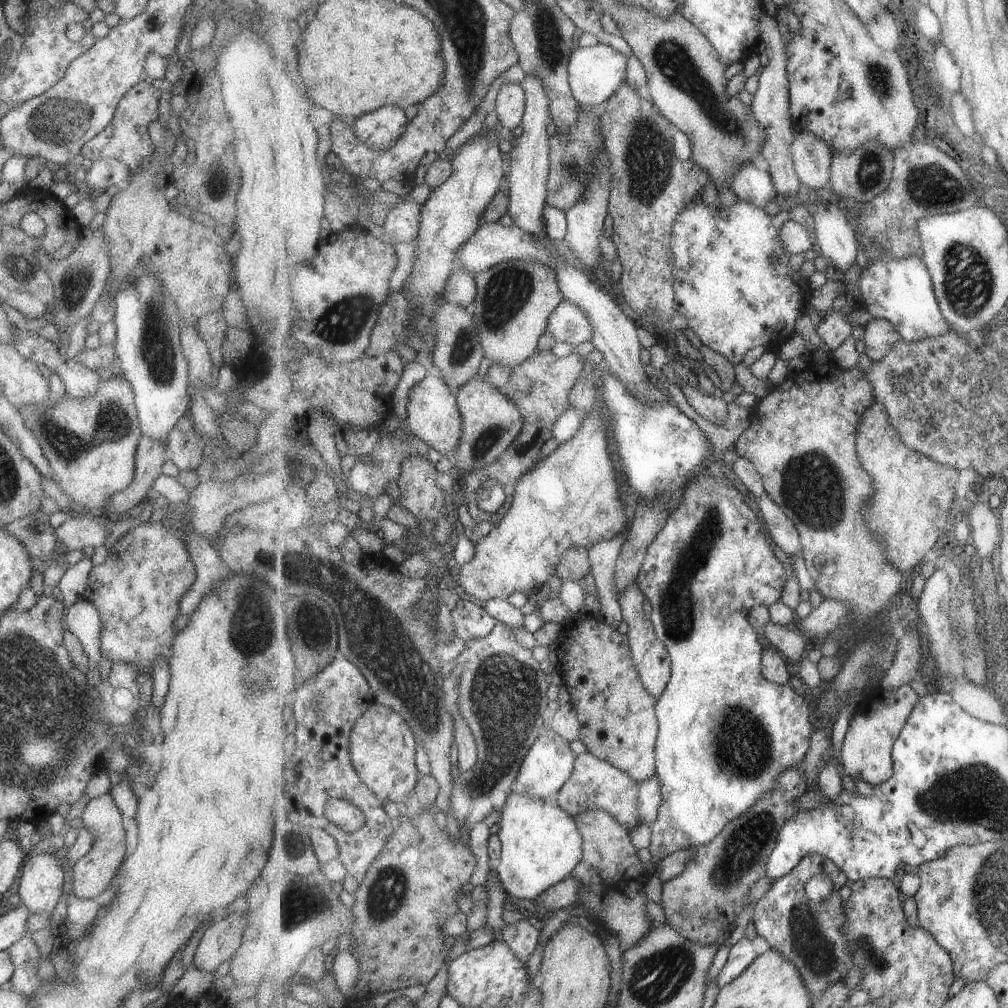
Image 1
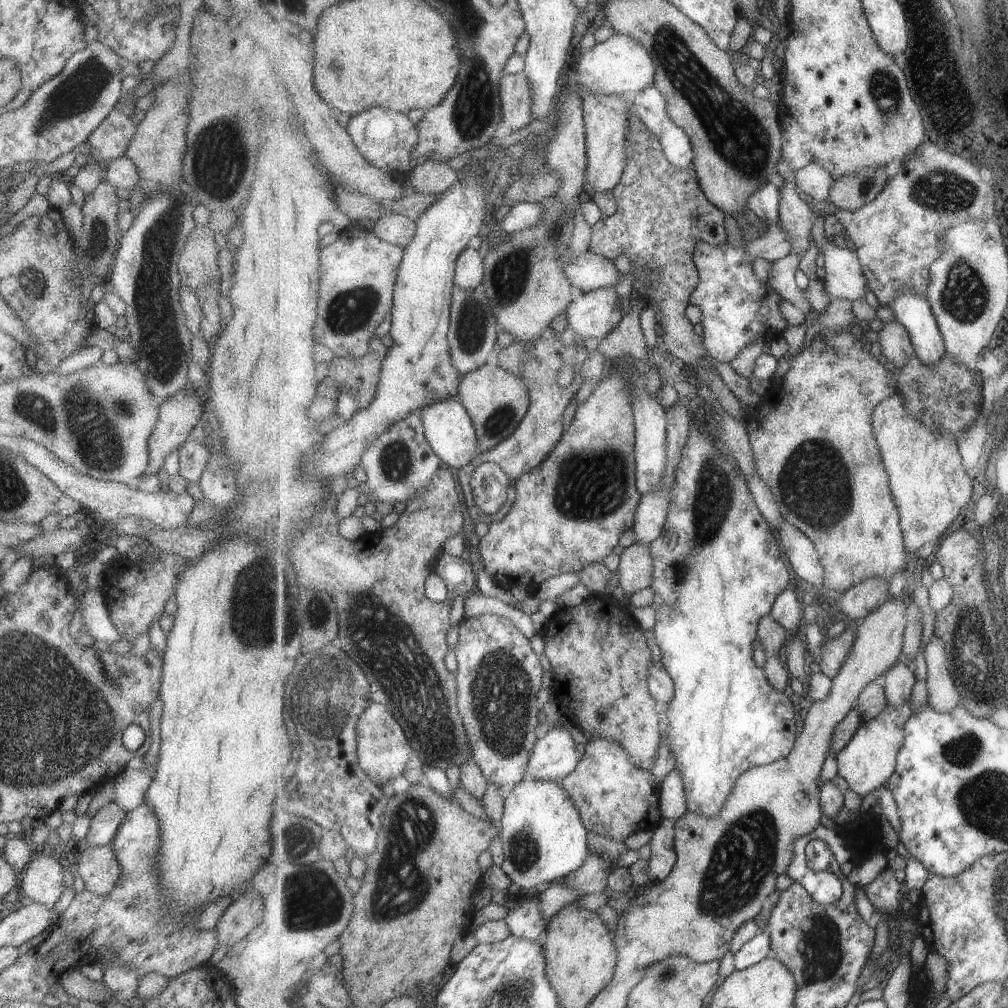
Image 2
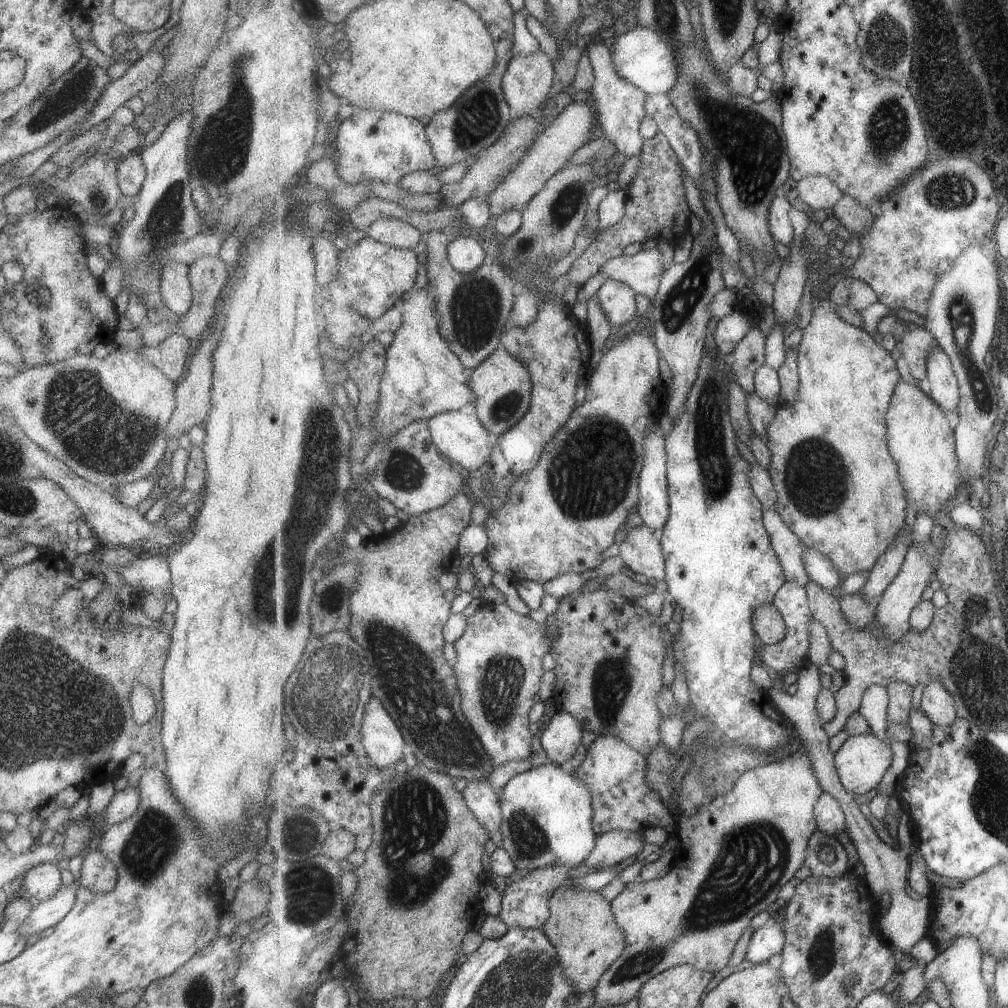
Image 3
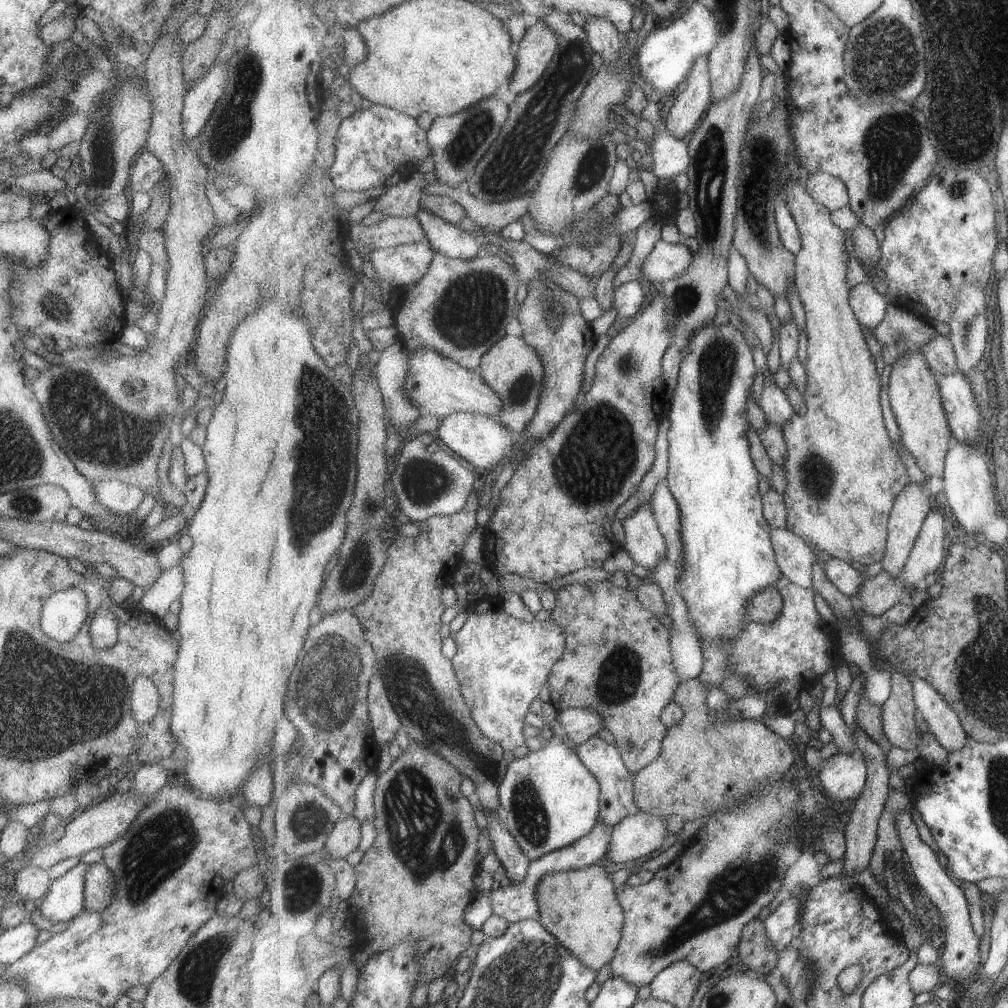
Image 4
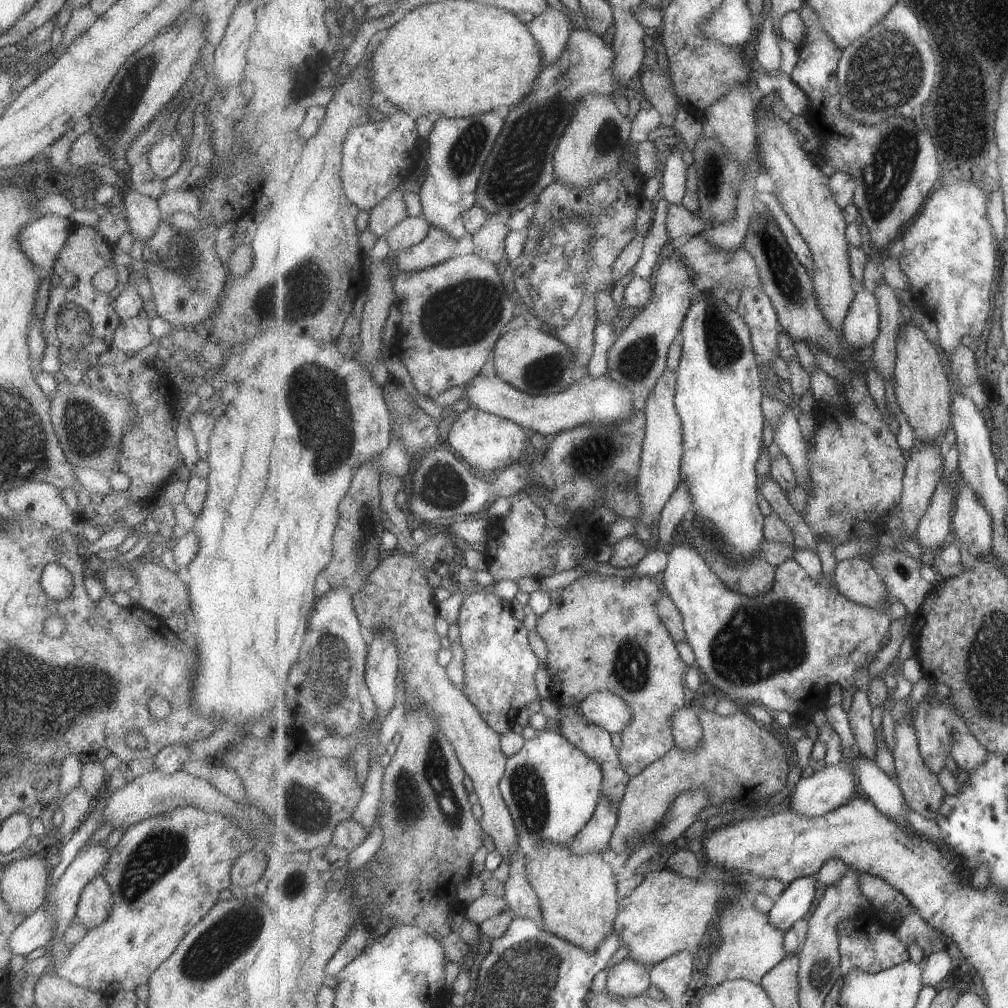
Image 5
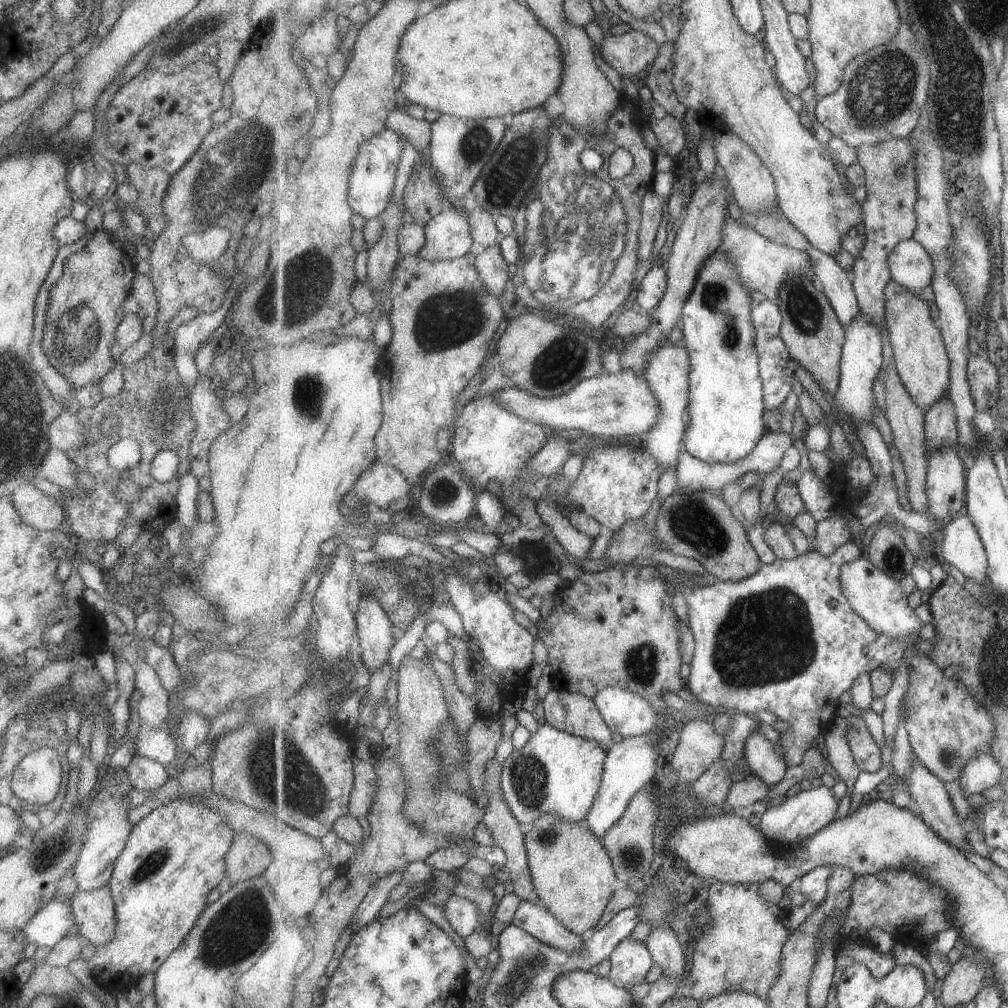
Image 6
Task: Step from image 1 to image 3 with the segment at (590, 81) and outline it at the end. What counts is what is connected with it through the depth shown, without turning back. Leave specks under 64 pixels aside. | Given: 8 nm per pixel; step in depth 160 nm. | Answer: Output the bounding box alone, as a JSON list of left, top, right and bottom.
[611,28,679,95]

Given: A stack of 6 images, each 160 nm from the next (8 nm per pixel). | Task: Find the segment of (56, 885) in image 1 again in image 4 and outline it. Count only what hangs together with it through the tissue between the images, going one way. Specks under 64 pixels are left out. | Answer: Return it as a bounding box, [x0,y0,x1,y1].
[13,866,52,901]

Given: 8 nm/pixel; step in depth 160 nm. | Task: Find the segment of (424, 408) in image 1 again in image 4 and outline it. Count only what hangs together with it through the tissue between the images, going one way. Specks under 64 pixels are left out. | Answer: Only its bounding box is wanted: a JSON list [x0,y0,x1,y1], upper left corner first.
[436,412,515,471]

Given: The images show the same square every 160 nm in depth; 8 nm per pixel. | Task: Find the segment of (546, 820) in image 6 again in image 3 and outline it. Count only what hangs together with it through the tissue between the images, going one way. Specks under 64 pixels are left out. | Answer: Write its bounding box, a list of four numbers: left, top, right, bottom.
[543,886,626,994]

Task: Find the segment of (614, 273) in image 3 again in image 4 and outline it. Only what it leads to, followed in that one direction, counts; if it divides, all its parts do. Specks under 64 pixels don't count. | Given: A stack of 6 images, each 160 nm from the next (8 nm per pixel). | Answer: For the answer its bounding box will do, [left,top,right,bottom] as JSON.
[637,238,693,283]

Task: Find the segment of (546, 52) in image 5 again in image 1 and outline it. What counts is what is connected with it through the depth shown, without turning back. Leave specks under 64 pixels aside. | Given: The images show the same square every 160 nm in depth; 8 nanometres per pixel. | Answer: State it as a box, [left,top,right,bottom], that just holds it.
[495,82,526,132]

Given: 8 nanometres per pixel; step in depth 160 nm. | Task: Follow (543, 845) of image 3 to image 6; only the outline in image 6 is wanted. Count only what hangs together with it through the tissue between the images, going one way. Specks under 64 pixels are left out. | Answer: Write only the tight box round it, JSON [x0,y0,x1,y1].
[501,723,607,828]

